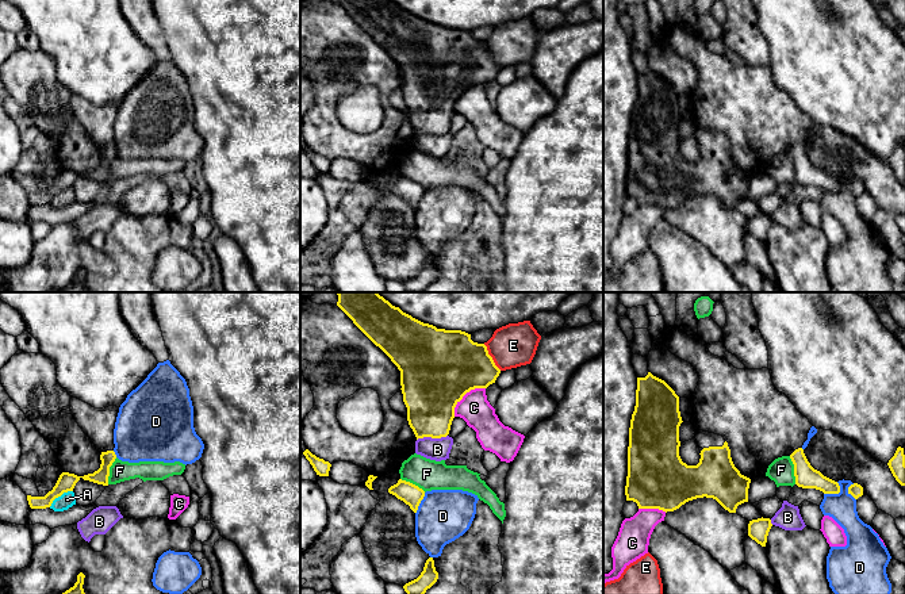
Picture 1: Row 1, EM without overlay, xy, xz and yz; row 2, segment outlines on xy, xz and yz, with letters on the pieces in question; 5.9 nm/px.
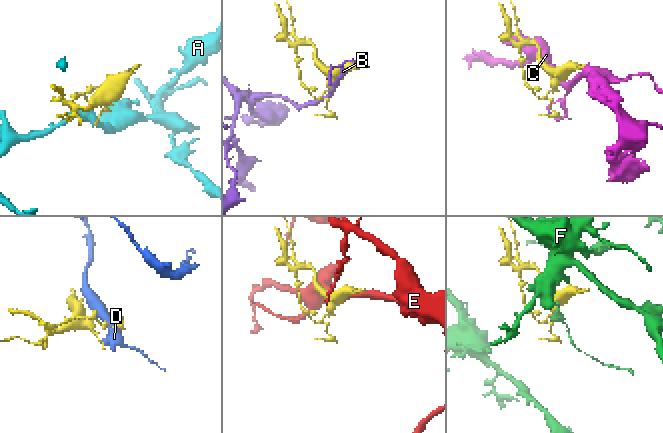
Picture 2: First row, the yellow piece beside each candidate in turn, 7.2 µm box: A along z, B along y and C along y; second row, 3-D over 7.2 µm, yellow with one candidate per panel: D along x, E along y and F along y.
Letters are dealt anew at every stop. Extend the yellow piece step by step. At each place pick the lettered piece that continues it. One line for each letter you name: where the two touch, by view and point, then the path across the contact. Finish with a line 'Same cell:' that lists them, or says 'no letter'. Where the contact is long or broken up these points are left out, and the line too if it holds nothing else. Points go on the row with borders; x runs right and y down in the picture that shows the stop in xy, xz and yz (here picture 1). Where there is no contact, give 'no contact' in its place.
Same cell: no letter

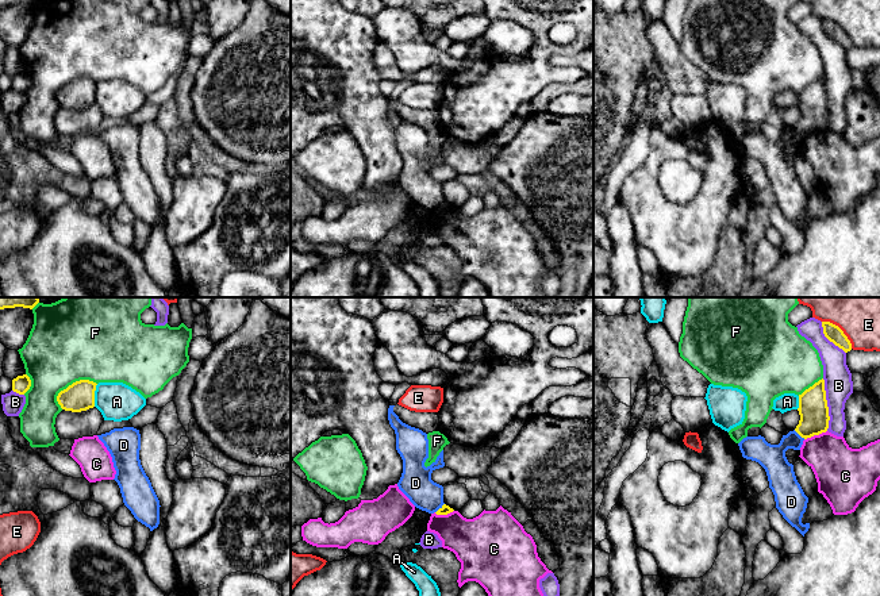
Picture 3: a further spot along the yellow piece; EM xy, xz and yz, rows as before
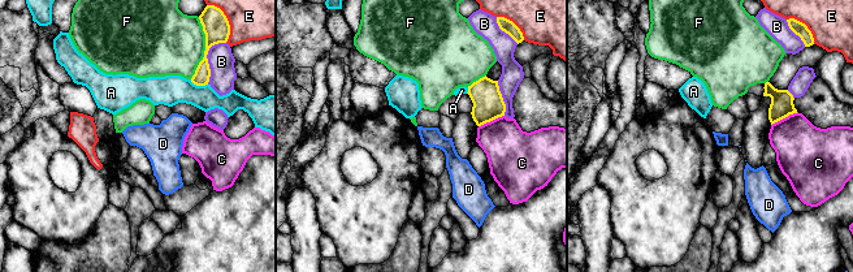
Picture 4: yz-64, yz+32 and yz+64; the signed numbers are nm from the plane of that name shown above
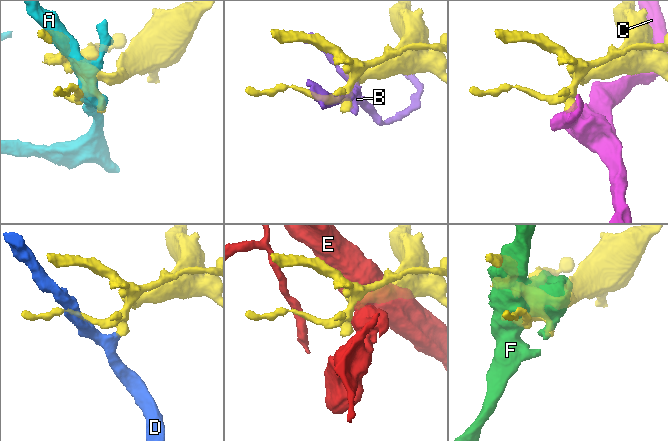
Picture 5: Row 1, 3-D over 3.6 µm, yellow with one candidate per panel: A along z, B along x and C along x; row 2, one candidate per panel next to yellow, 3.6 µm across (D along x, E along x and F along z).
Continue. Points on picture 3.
Same cell: no letter

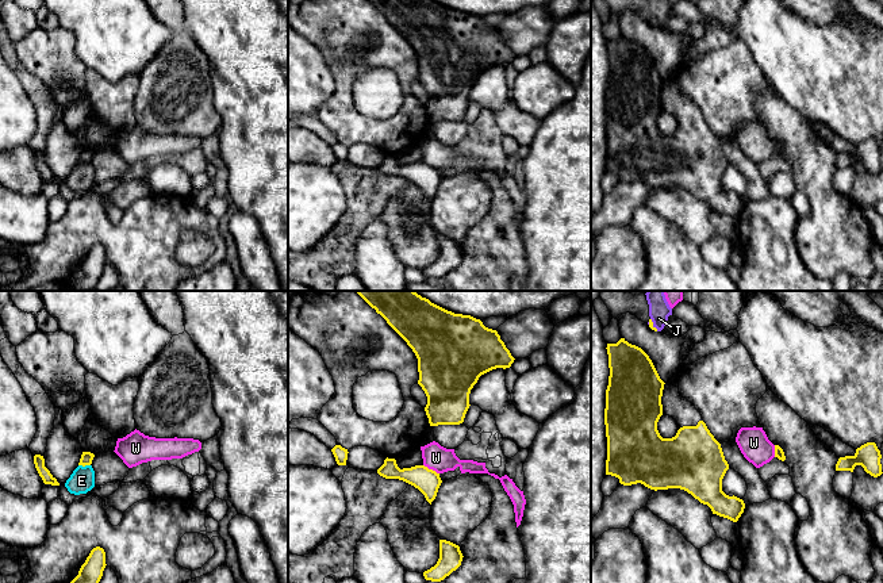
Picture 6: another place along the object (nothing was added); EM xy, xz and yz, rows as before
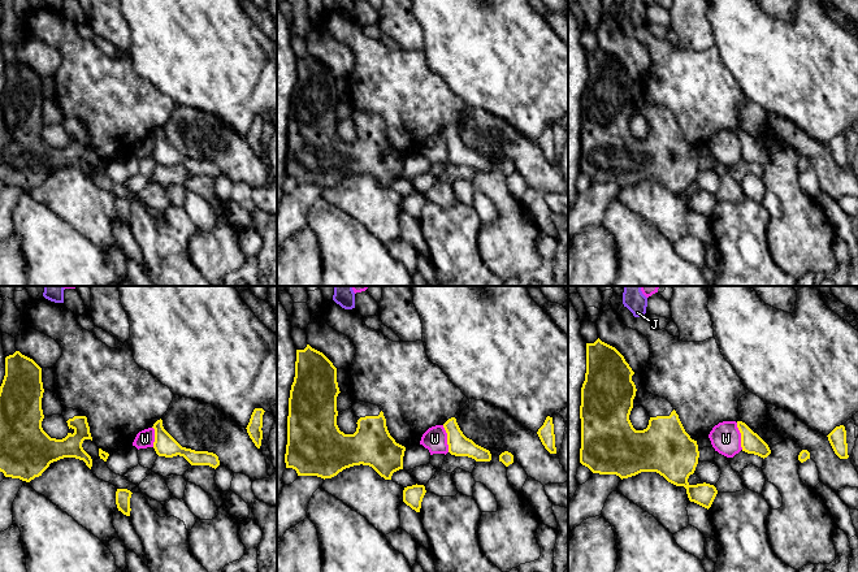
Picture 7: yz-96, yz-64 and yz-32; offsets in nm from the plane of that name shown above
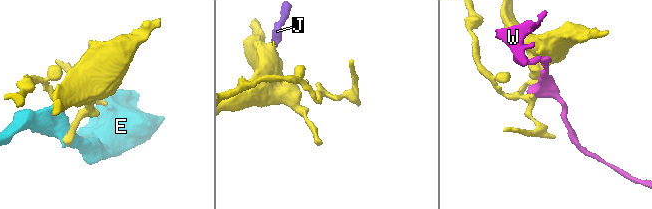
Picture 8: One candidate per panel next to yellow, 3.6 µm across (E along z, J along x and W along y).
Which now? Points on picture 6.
J: contact yz (652, 325); way yz (651, 323), (652, 325), (659, 318), (659, 309)
Same cell: J

